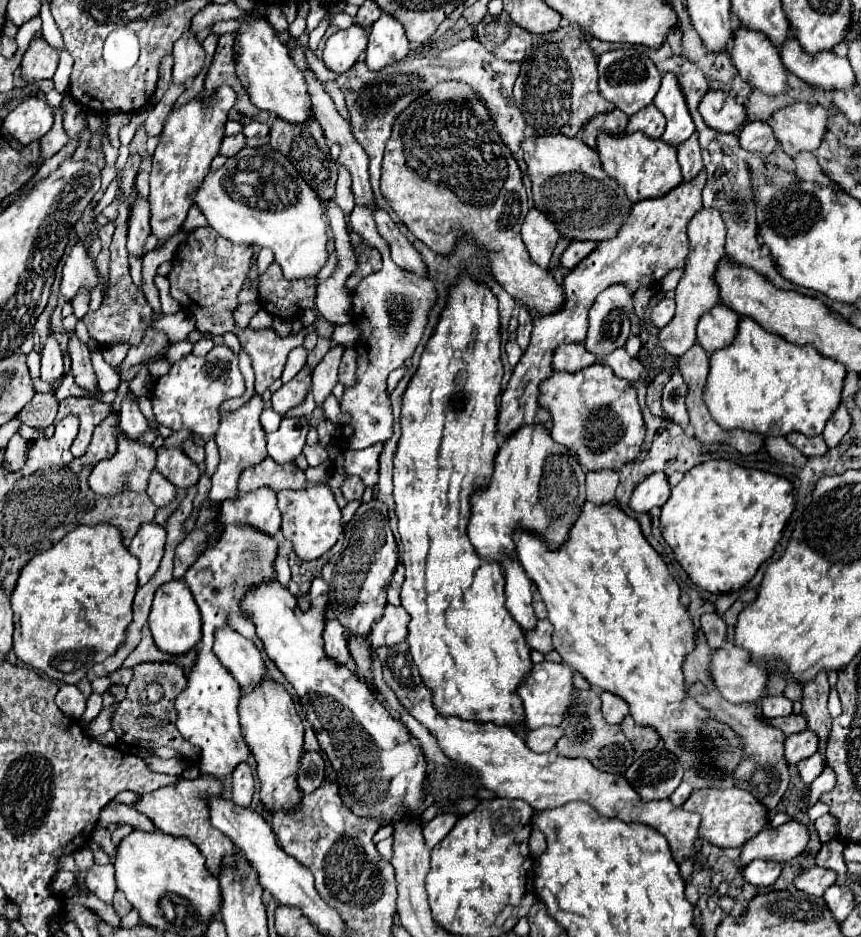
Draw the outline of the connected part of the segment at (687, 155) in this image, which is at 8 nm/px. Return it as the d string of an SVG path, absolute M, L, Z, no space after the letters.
M692 134L684 144L678 146L678 164L682 168L684 182L694 180L696 174L704 168L700 146L698 146L698 134Z

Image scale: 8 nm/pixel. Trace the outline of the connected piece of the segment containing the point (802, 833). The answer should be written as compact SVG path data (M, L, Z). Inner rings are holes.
M786 822L778 828L766 828L764 832L748 840L746 846L742 846L740 862L742 866L750 864L756 858L788 862L806 850L808 840L810 834L800 822Z

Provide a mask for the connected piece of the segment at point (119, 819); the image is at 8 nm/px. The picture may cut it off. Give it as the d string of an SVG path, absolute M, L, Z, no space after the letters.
M116 802L106 804L106 808L100 814L100 822L98 824L102 828L108 828L110 824L118 824L118 826L130 824L134 830L142 830L142 832L154 832L156 830L154 824L144 814L134 810L134 806L116 804Z

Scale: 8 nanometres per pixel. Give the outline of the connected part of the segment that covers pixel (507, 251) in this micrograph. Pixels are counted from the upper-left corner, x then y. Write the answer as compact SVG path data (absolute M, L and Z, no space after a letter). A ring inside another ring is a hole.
M442 82L434 90L430 90L424 100L418 98L398 116L392 138L386 144L380 186L384 198L398 214L398 218L418 240L422 240L436 254L450 256L456 248L458 238L470 234L478 242L478 246L484 246L488 252L492 252L488 260L494 280L500 282L510 296L520 300L524 308L534 314L552 314L554 310L558 310L558 306L562 306L562 286L548 270L538 268L530 260L528 250L520 238L520 226L530 210L528 196L522 186L520 168L506 144L500 140L486 106L476 98L470 86L460 82Z

